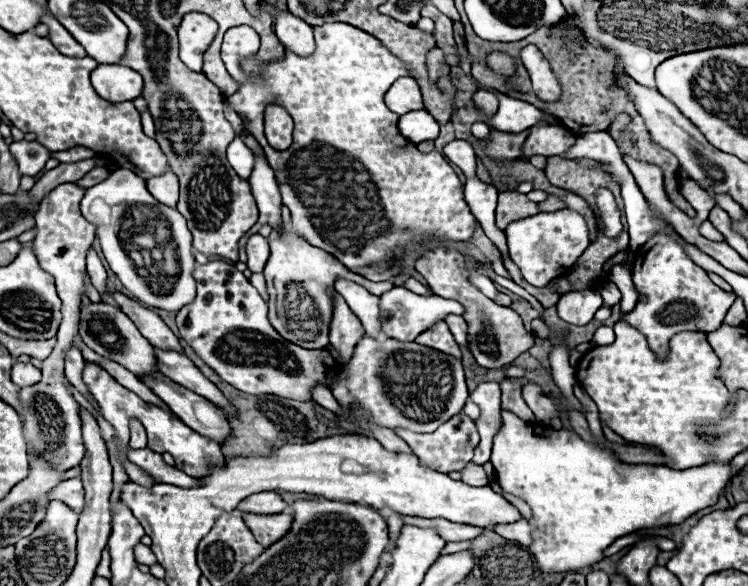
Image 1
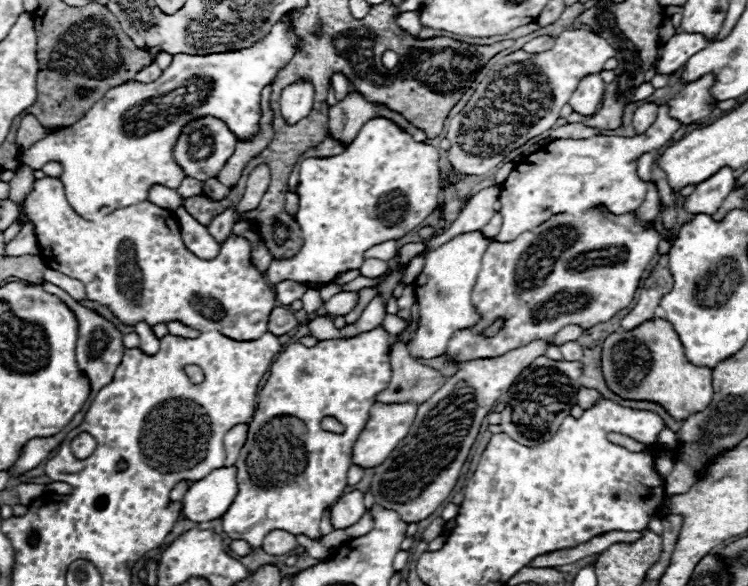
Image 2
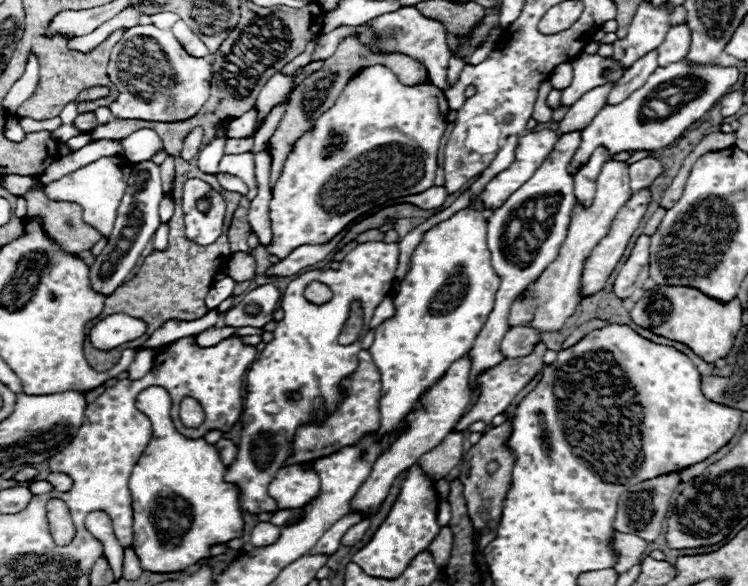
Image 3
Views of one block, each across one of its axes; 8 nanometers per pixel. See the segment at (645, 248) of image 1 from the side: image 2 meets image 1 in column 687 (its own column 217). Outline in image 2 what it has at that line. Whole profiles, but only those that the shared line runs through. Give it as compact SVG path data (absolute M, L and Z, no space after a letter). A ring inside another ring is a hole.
M40 178L34 182L34 190L26 198L26 214L36 226L38 244L42 248L42 260L46 266L84 282L88 300L106 304L124 324L134 326L138 320L146 320L150 326L156 322L180 320L196 330L218 330L234 340L254 340L268 330L268 316L276 306L276 294L270 292L264 276L252 264L250 242L242 236L230 234L222 244L214 260L202 260L186 250L174 212L158 208L150 202L120 208L98 224L84 220L78 234L78 214L66 202L64 186L58 178Z

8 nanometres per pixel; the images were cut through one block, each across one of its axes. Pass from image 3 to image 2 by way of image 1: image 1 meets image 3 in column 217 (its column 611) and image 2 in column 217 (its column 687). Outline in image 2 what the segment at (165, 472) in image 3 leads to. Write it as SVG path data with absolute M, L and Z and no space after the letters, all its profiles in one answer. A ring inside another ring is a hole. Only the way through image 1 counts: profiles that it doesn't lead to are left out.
M234 466L218 468L194 482L182 498L182 512L190 522L202 524L220 518L238 492Z

